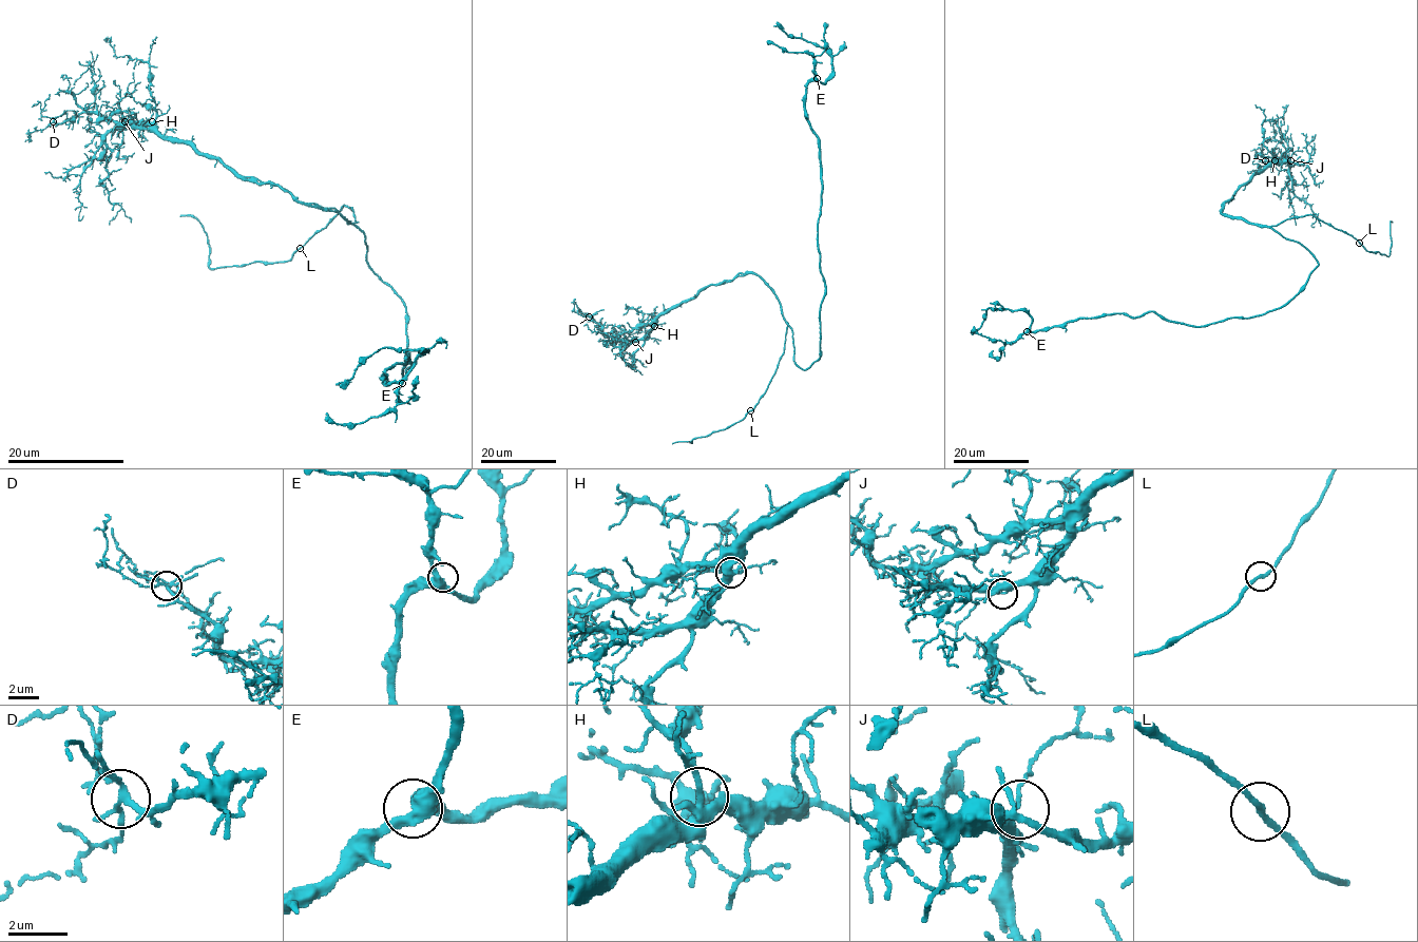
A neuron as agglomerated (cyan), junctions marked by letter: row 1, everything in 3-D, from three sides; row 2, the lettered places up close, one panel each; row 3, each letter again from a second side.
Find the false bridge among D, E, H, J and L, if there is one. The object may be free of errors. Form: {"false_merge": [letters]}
{"false_merge": []}

